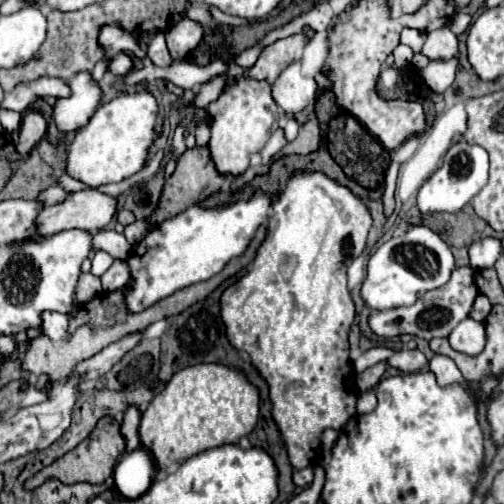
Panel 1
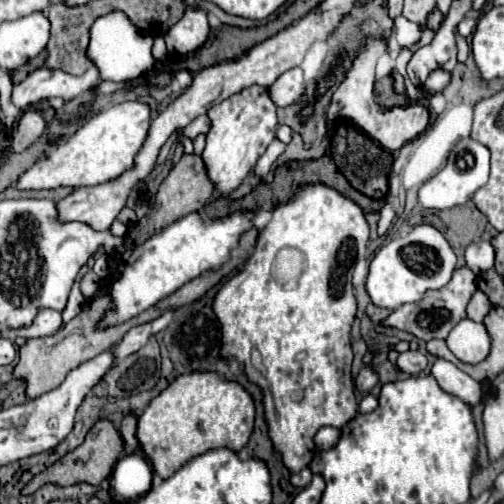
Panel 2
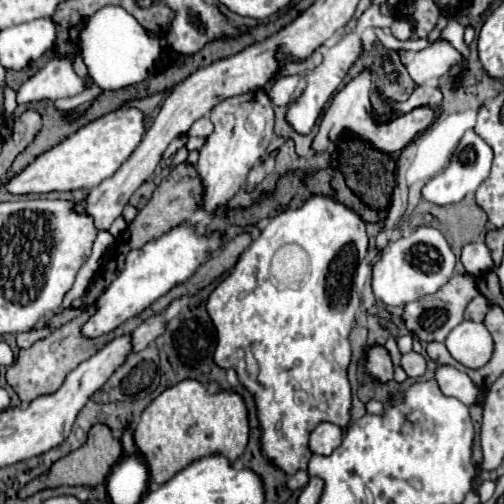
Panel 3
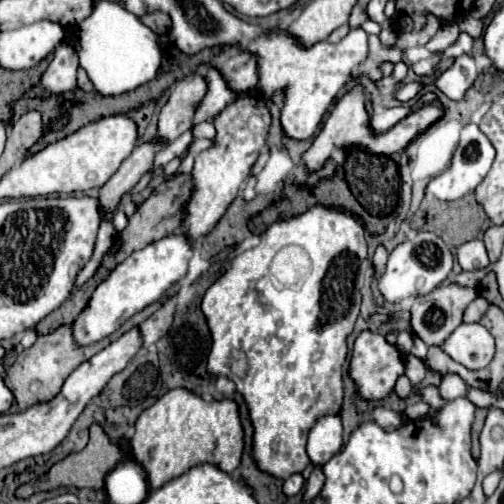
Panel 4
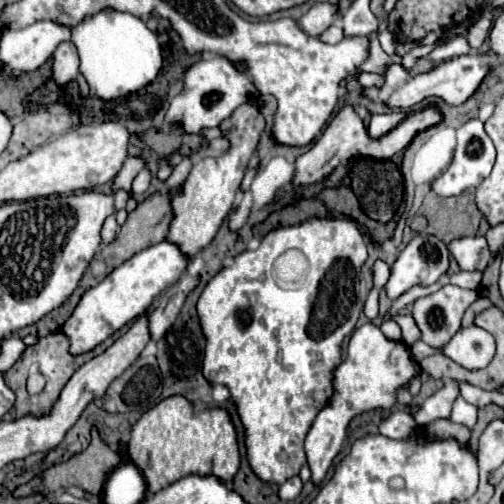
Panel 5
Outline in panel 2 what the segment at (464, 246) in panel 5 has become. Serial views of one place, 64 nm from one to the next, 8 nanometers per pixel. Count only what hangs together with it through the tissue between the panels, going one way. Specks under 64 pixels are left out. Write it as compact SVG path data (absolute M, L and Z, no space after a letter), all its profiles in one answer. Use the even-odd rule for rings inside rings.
M474 242L466 248L466 266L474 272L486 272L494 266L494 248L490 242Z

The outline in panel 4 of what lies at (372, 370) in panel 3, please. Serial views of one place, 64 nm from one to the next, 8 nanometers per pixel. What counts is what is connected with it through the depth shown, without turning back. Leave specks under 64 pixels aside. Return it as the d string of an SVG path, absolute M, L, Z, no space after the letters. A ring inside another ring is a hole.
M362 330L358 338L354 340L352 358L348 366L348 376L356 386L356 398L370 402L370 400L384 400L394 390L396 380L406 374L406 362L404 354L398 350L398 346L386 342L386 338L372 330Z

